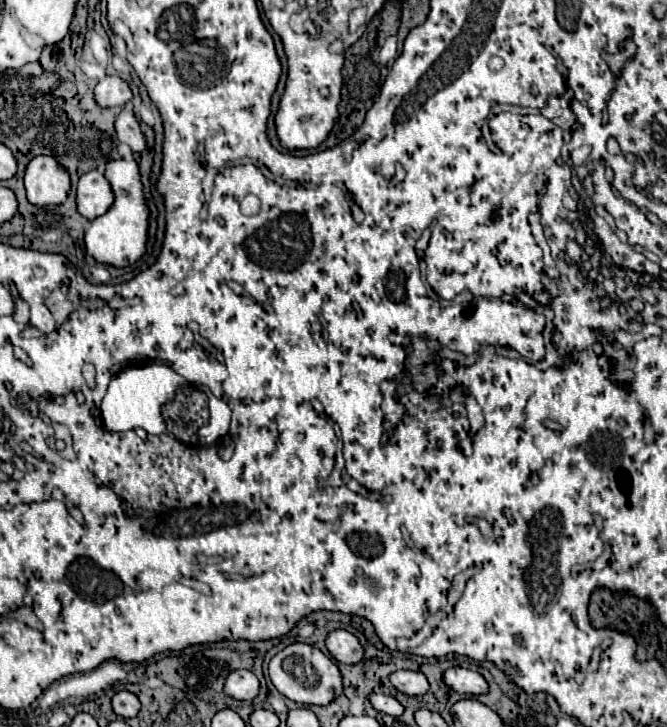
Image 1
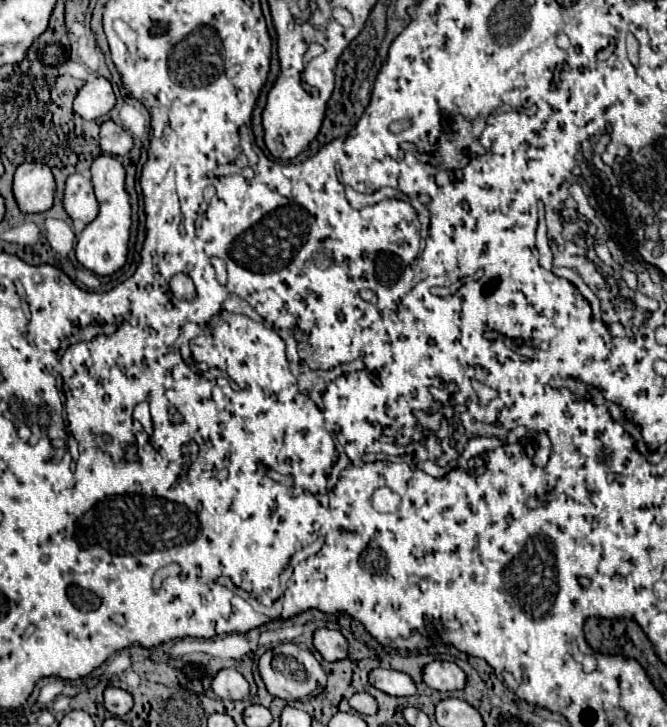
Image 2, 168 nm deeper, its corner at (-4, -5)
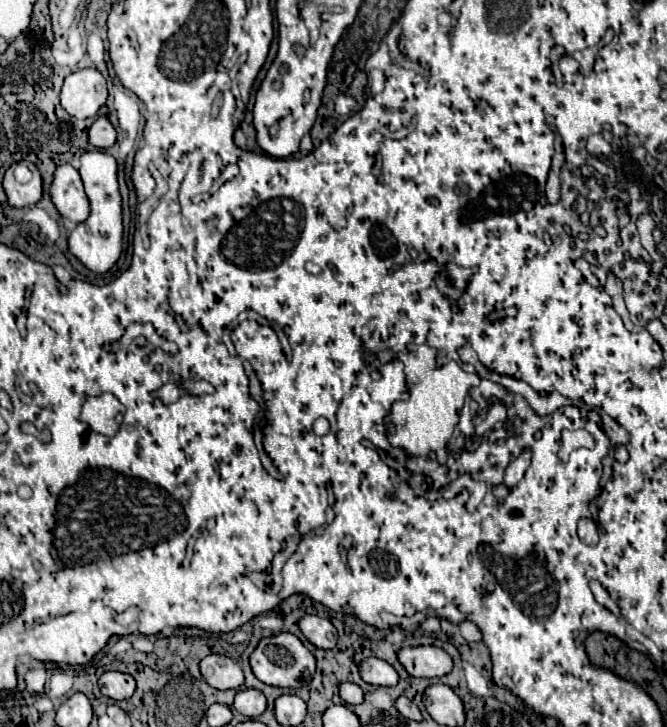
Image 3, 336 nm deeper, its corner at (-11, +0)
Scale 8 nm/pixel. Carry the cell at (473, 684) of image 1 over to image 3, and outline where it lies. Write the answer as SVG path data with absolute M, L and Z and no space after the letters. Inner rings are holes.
M436 646L400 648L396 656L410 676L436 678L436 676L444 676L452 670L452 658Z

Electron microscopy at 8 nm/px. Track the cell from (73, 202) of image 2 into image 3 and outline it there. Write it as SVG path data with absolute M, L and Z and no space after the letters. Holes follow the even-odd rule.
M70 164L58 166L54 170L54 178L50 184L50 198L58 210L58 214L74 224L84 222L88 218L88 198L80 180L80 174Z

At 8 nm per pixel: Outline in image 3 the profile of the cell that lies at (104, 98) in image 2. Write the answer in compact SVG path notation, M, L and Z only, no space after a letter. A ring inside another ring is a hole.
M94 68L68 74L60 88L60 106L74 118L92 118L108 98L104 76Z

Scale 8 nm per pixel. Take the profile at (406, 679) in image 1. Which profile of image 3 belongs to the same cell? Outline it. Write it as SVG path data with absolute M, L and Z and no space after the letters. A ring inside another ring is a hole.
M364 658L358 664L358 670L360 670L362 680L374 686L396 686L398 682L396 670L380 658Z

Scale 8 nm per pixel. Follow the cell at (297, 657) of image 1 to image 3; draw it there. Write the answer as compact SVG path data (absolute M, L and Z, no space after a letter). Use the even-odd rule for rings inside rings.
M280 632L268 638L262 638L254 652L250 654L250 668L258 680L270 686L280 688L300 688L304 682L308 682L316 670L316 660L308 652L308 648L290 632Z

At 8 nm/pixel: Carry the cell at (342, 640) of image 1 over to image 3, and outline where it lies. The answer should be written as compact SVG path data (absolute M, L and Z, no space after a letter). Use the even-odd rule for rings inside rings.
M304 616L298 620L298 628L316 648L330 650L336 646L336 628L328 618L320 616Z

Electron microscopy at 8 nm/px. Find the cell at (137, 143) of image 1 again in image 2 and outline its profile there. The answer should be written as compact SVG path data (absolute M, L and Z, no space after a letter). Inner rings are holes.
M105 121L101 125L101 149L111 155L127 155L133 149L133 137L117 123Z

